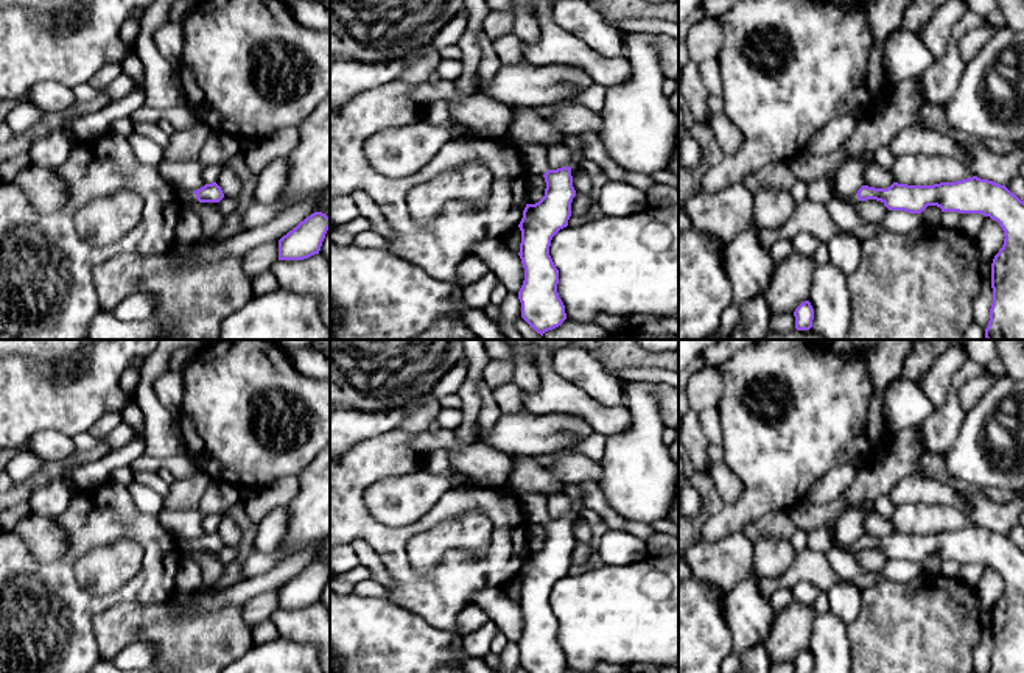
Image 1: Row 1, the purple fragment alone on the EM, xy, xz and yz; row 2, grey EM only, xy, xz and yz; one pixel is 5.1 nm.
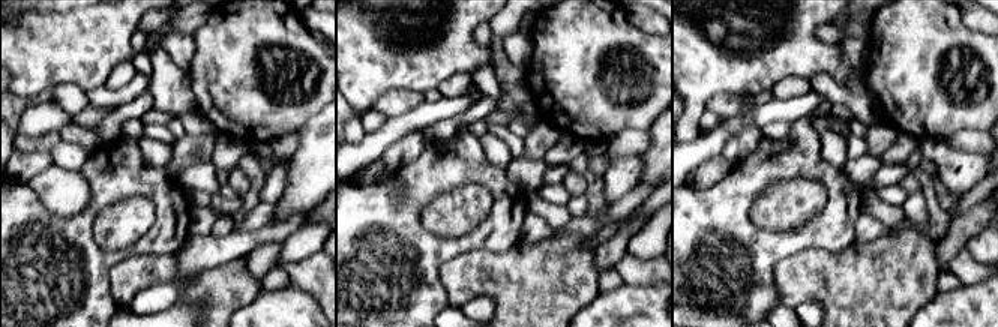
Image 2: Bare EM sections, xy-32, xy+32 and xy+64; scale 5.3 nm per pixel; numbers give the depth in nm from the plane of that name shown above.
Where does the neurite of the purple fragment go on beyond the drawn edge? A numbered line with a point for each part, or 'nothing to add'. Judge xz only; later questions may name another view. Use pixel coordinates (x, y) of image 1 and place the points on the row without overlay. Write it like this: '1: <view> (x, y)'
1: xz (534, 503)

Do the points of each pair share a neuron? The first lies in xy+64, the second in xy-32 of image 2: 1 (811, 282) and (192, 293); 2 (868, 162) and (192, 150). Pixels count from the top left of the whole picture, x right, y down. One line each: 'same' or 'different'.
1: same
2: different

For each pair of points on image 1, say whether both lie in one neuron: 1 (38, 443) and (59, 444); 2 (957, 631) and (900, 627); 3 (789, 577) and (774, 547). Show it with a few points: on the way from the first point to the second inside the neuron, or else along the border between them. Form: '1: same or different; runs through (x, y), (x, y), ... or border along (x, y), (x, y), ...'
1: same; runs through (42, 444), (55, 444)
2: same; runs through (943, 631), (914, 631)
3: different; border along (797, 552), (778, 577), (753, 570)

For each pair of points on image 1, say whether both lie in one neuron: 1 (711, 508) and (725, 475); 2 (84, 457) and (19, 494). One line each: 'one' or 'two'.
1: two
2: one

